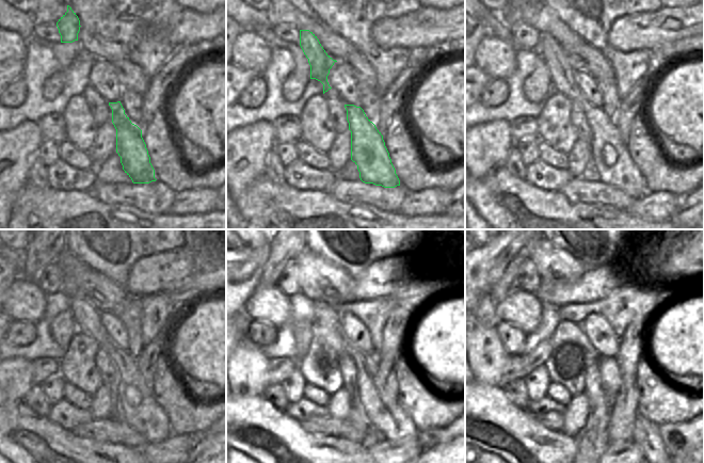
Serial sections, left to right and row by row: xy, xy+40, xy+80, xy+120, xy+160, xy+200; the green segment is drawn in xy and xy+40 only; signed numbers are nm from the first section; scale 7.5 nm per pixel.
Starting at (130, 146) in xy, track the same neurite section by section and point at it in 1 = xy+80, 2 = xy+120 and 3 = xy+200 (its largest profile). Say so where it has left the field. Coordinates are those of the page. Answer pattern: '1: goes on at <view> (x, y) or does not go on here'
1: goes on at xy+80 (616, 168)
2: goes on at xy+120 (140, 411)
3: goes on at xy+200 (645, 434)

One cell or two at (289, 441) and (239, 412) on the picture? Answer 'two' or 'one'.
one

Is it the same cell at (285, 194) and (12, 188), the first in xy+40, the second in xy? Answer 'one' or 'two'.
two

